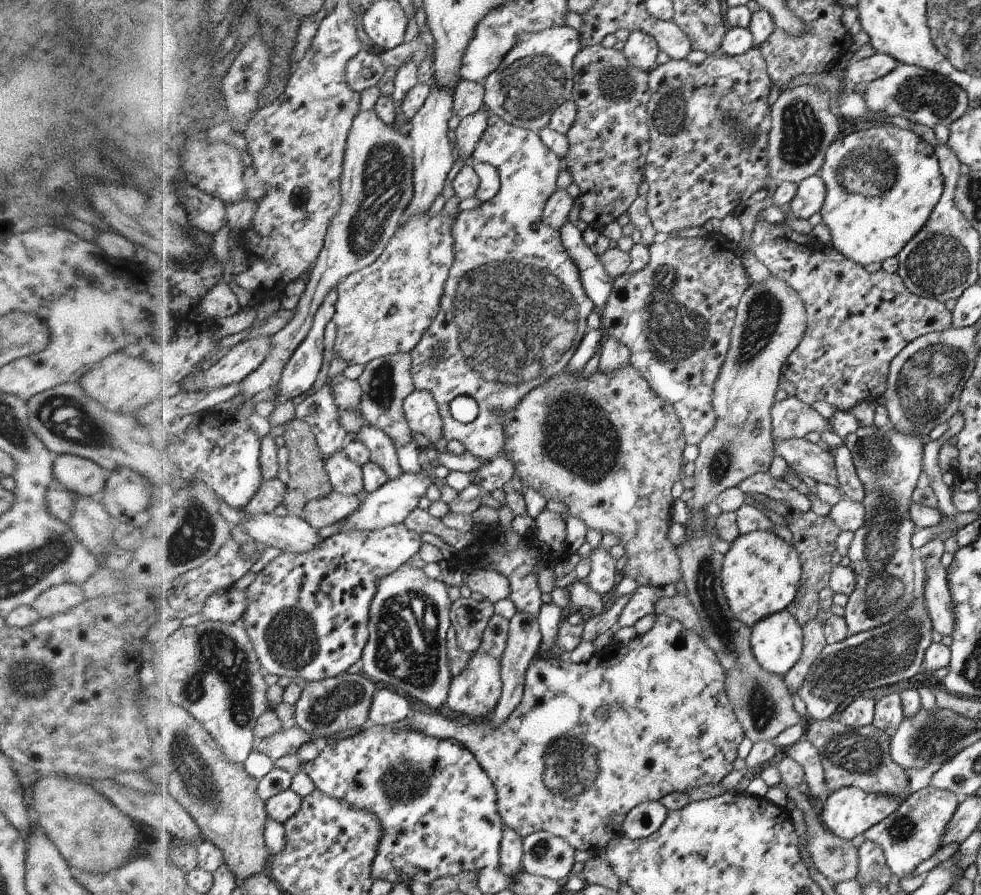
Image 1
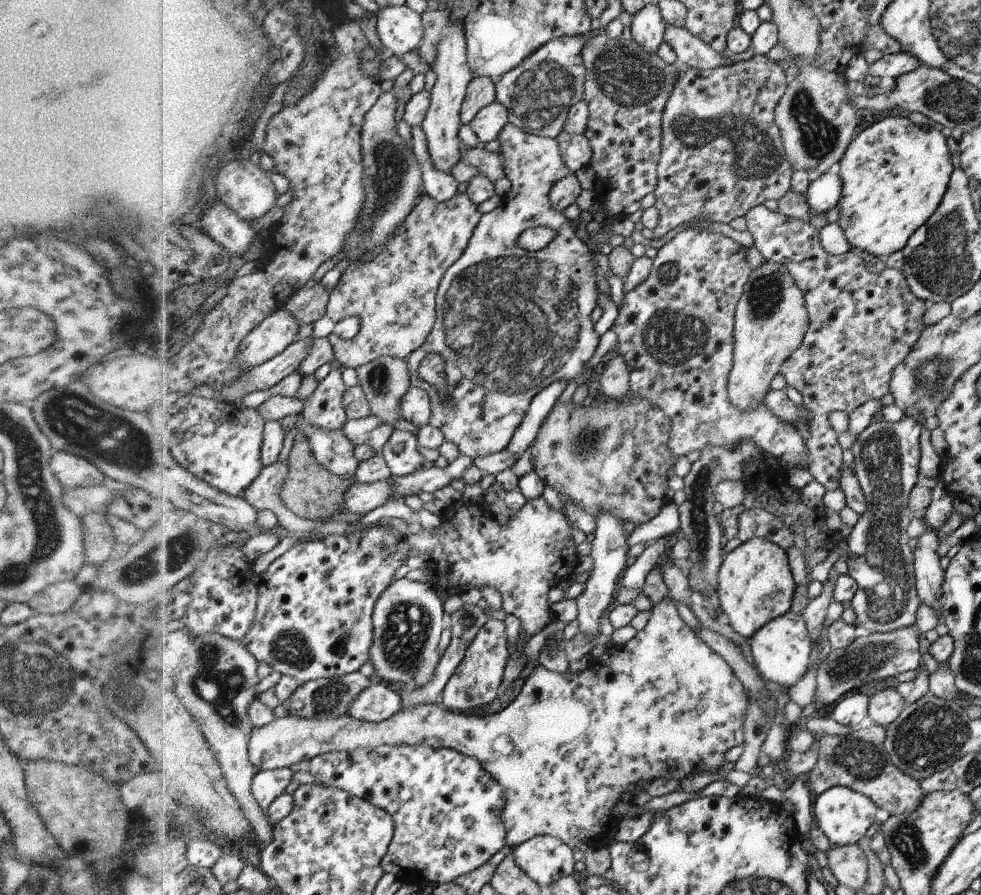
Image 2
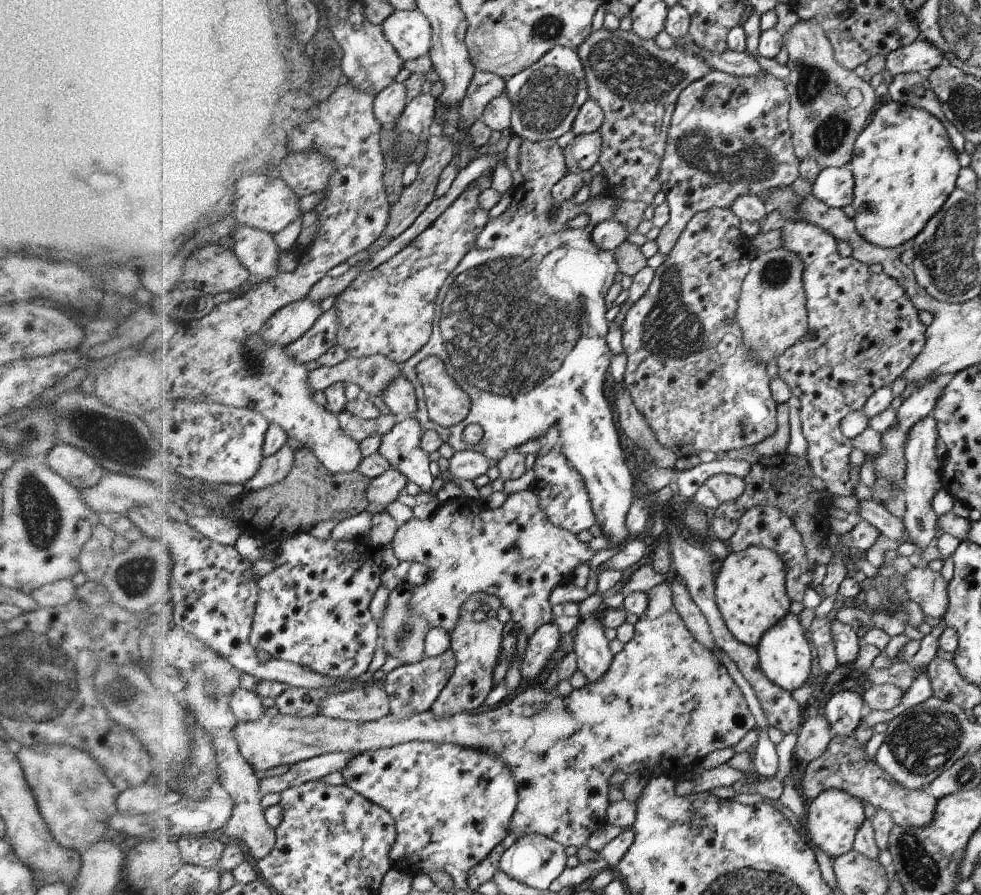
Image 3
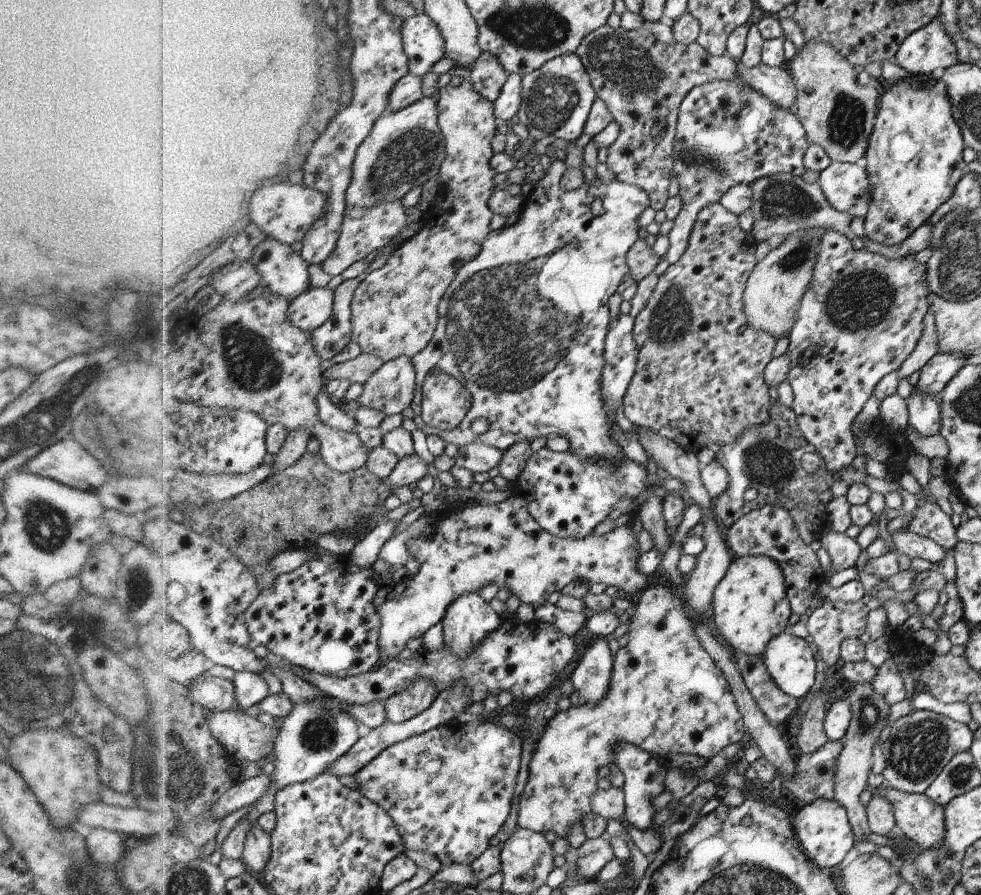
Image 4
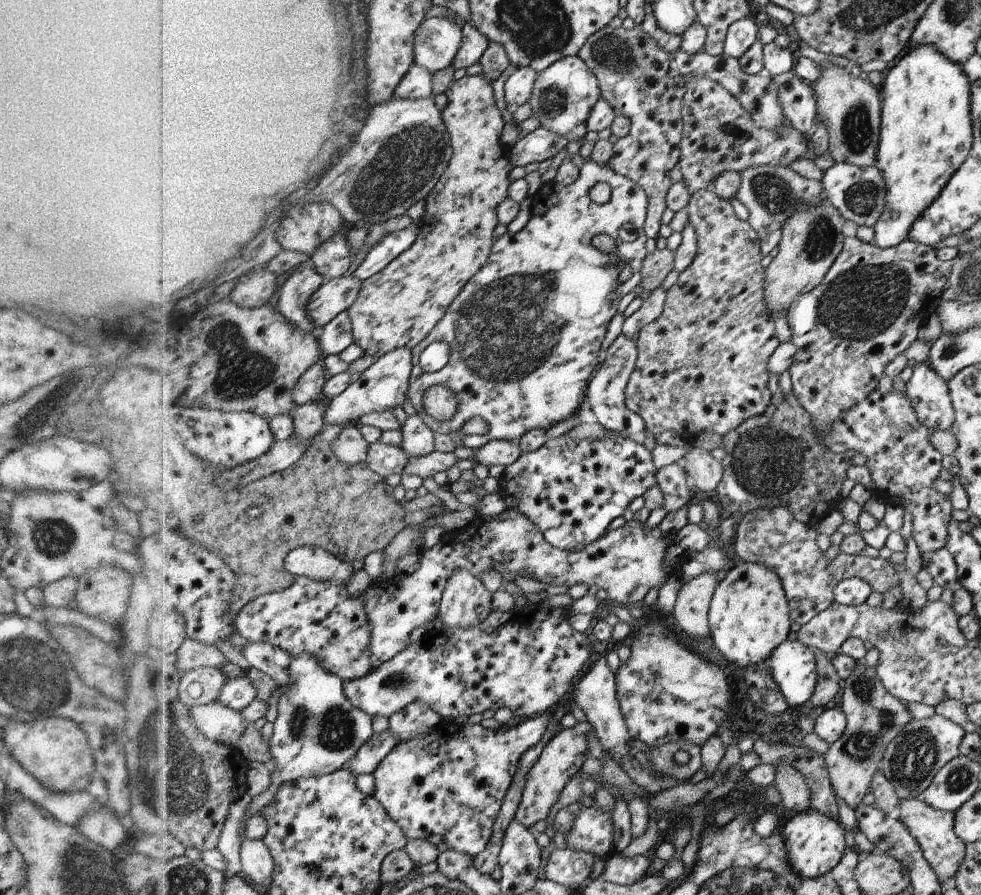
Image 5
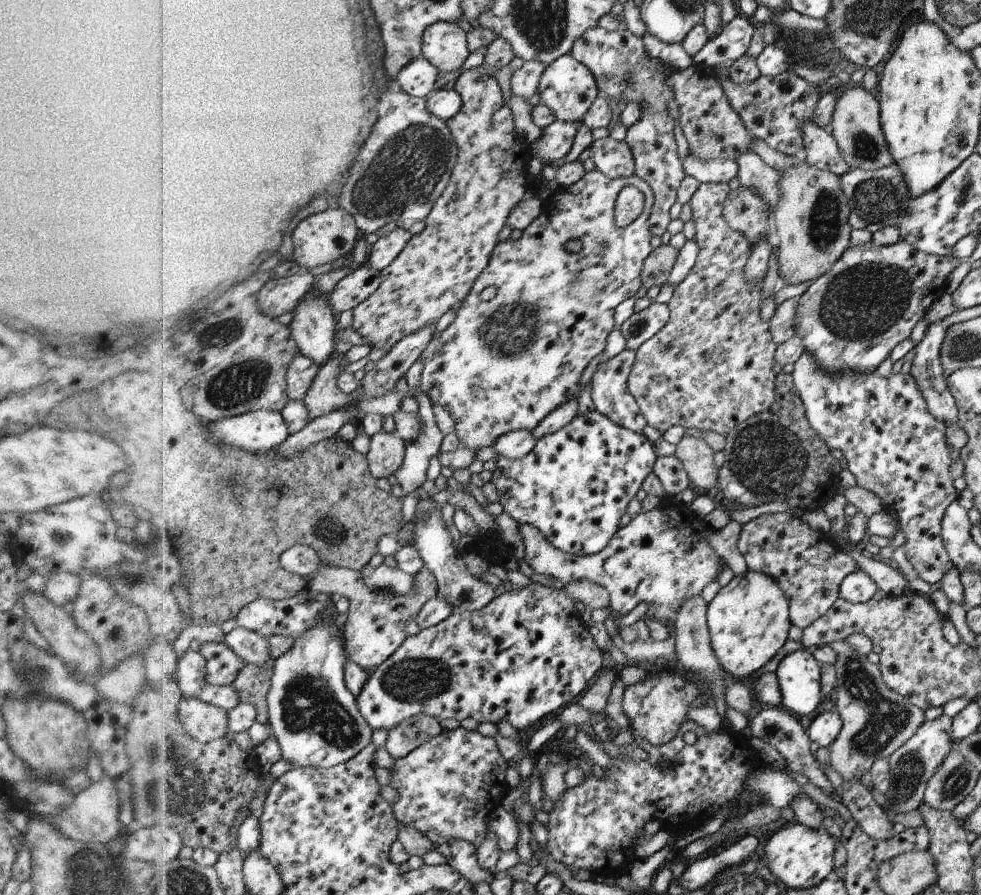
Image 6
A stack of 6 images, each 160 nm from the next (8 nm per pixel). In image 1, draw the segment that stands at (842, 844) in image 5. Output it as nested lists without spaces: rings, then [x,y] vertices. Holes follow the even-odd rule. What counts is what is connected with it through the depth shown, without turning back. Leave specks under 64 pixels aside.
[[[858,787],[841,788],[830,793],[830,796],[823,802],[822,820],[830,832],[842,839],[851,841],[852,838],[869,830],[877,825],[887,816],[893,814],[901,806],[903,796],[891,797],[885,794],[867,793]]]

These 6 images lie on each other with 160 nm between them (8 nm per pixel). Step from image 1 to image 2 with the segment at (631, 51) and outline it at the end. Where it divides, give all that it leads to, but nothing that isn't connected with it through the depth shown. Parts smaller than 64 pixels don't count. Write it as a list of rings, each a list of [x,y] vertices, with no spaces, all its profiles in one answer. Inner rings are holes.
[[[647,4],[633,16],[631,25],[632,40],[637,41],[646,52],[656,53],[658,46],[664,40],[665,23],[657,5]]]

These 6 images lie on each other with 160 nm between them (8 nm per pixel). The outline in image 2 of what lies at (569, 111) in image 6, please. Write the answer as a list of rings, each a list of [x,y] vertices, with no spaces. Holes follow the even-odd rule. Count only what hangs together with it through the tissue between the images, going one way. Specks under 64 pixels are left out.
[[[564,35],[549,40],[532,52],[522,64],[508,71],[496,81],[496,100],[509,112],[508,122],[524,132],[558,139],[569,116],[569,110],[583,100],[585,92],[585,63],[583,47],[589,35]]]

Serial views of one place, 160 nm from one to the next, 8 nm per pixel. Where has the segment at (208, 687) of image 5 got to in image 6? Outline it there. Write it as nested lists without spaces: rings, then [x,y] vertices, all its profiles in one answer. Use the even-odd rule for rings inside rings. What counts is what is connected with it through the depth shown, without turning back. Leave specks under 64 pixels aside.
[[[182,648],[182,659],[179,662],[178,682],[184,696],[199,697],[210,684],[208,680],[207,660],[202,652]]]

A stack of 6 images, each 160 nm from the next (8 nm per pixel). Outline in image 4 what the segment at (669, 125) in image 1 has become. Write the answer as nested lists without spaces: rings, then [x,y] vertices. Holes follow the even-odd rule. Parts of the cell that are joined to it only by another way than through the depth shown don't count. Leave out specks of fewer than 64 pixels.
[[[713,80],[694,87],[681,103],[677,119],[672,168],[679,184],[682,208],[667,234],[669,247],[664,259],[668,264],[662,264],[662,268],[676,263],[685,254],[701,210],[720,202],[737,184],[751,186],[758,179],[778,173],[802,177],[809,145],[796,111],[773,103],[751,85],[742,81]]]

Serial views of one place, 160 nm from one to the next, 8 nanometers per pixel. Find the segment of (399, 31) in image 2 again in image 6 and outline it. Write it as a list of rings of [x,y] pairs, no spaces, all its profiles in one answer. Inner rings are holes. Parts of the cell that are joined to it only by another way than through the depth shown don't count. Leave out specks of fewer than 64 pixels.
[[[438,21],[426,27],[422,57],[431,61],[442,72],[462,68],[471,53],[467,47],[466,33],[454,21]]]

